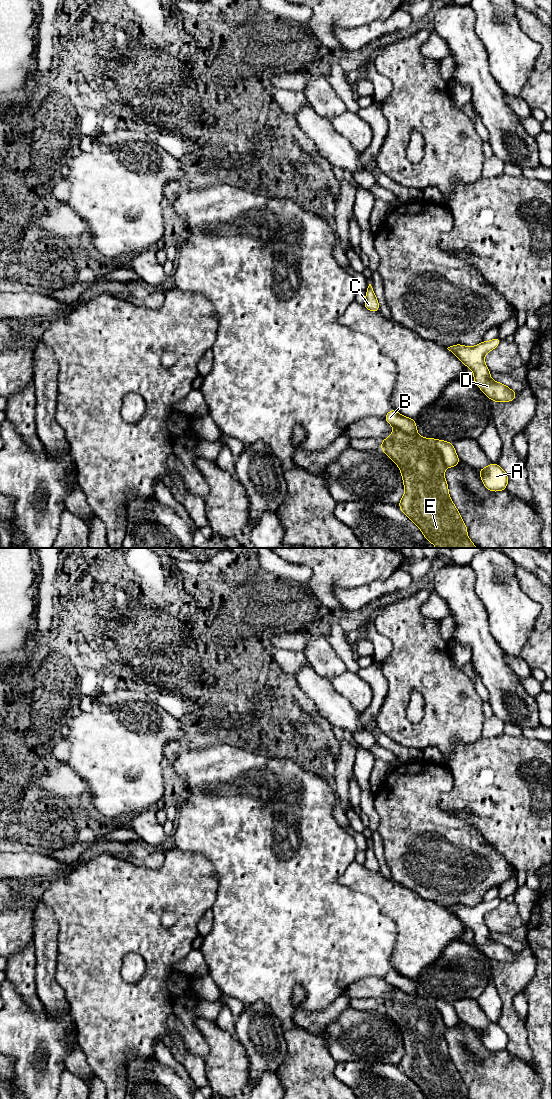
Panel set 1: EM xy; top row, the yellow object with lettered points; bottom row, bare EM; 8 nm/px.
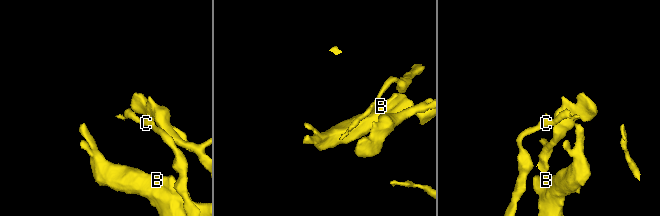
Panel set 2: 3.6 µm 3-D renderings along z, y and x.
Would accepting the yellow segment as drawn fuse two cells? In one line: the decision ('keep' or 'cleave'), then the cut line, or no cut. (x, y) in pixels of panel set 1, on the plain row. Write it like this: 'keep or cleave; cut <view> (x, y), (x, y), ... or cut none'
keep; cut none

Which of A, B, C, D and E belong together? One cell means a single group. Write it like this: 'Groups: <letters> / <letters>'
Groups: A B C D E

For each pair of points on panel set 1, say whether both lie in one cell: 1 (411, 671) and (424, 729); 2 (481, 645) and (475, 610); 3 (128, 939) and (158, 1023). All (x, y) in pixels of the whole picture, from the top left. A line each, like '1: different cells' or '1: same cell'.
1: same cell
2: same cell
3: same cell

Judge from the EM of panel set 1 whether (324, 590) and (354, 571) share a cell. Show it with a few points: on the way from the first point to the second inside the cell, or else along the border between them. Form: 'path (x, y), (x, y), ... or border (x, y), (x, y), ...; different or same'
path (329, 582), (340, 571), (346, 571); same

